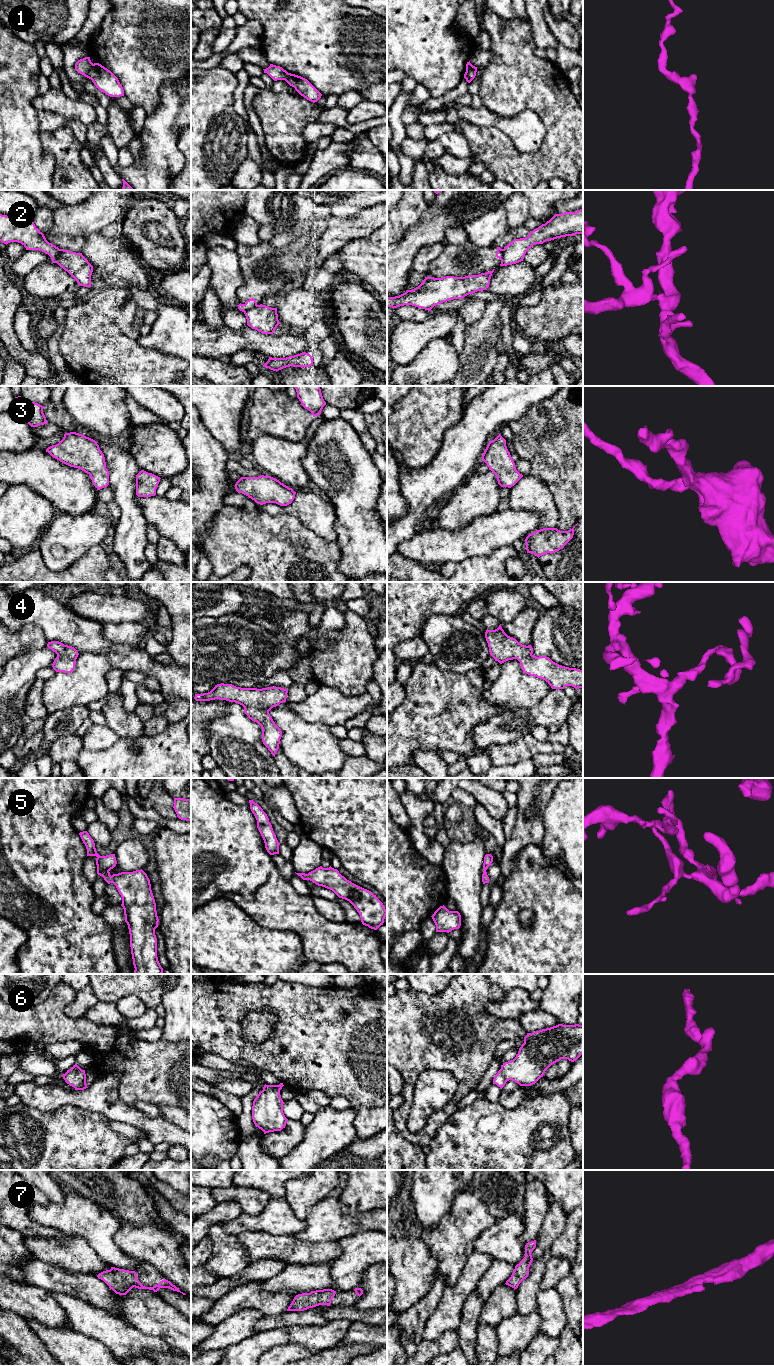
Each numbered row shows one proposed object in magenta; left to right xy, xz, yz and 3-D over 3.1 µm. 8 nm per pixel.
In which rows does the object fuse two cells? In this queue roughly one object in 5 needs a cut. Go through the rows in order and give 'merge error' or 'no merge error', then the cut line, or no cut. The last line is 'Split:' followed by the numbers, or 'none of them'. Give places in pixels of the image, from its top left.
1: merge error; cut in xy along (93, 64), (87, 77)
2: merge error; cut in xy along (58, 248), (56, 262)
3: no merge error; no cut
4: no merge error; no cut
5: no merge error; no cut
6: no merge error; no cut
7: no merge error; no cut
Split: 1, 2

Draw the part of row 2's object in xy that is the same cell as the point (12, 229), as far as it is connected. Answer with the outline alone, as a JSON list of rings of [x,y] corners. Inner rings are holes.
[[[0,214],[0,241],[21,243],[26,250],[39,250],[48,254],[52,263],[57,263],[58,247],[49,243],[33,221]]]

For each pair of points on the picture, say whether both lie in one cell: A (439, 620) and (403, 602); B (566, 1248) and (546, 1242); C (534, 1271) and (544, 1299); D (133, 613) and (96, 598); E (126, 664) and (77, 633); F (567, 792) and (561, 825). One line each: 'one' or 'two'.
A: two
B: two
C: two
D: one
E: one
F: one

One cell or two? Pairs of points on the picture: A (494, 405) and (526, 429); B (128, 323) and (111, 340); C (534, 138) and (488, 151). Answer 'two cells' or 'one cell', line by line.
A: two cells
B: two cells
C: two cells

